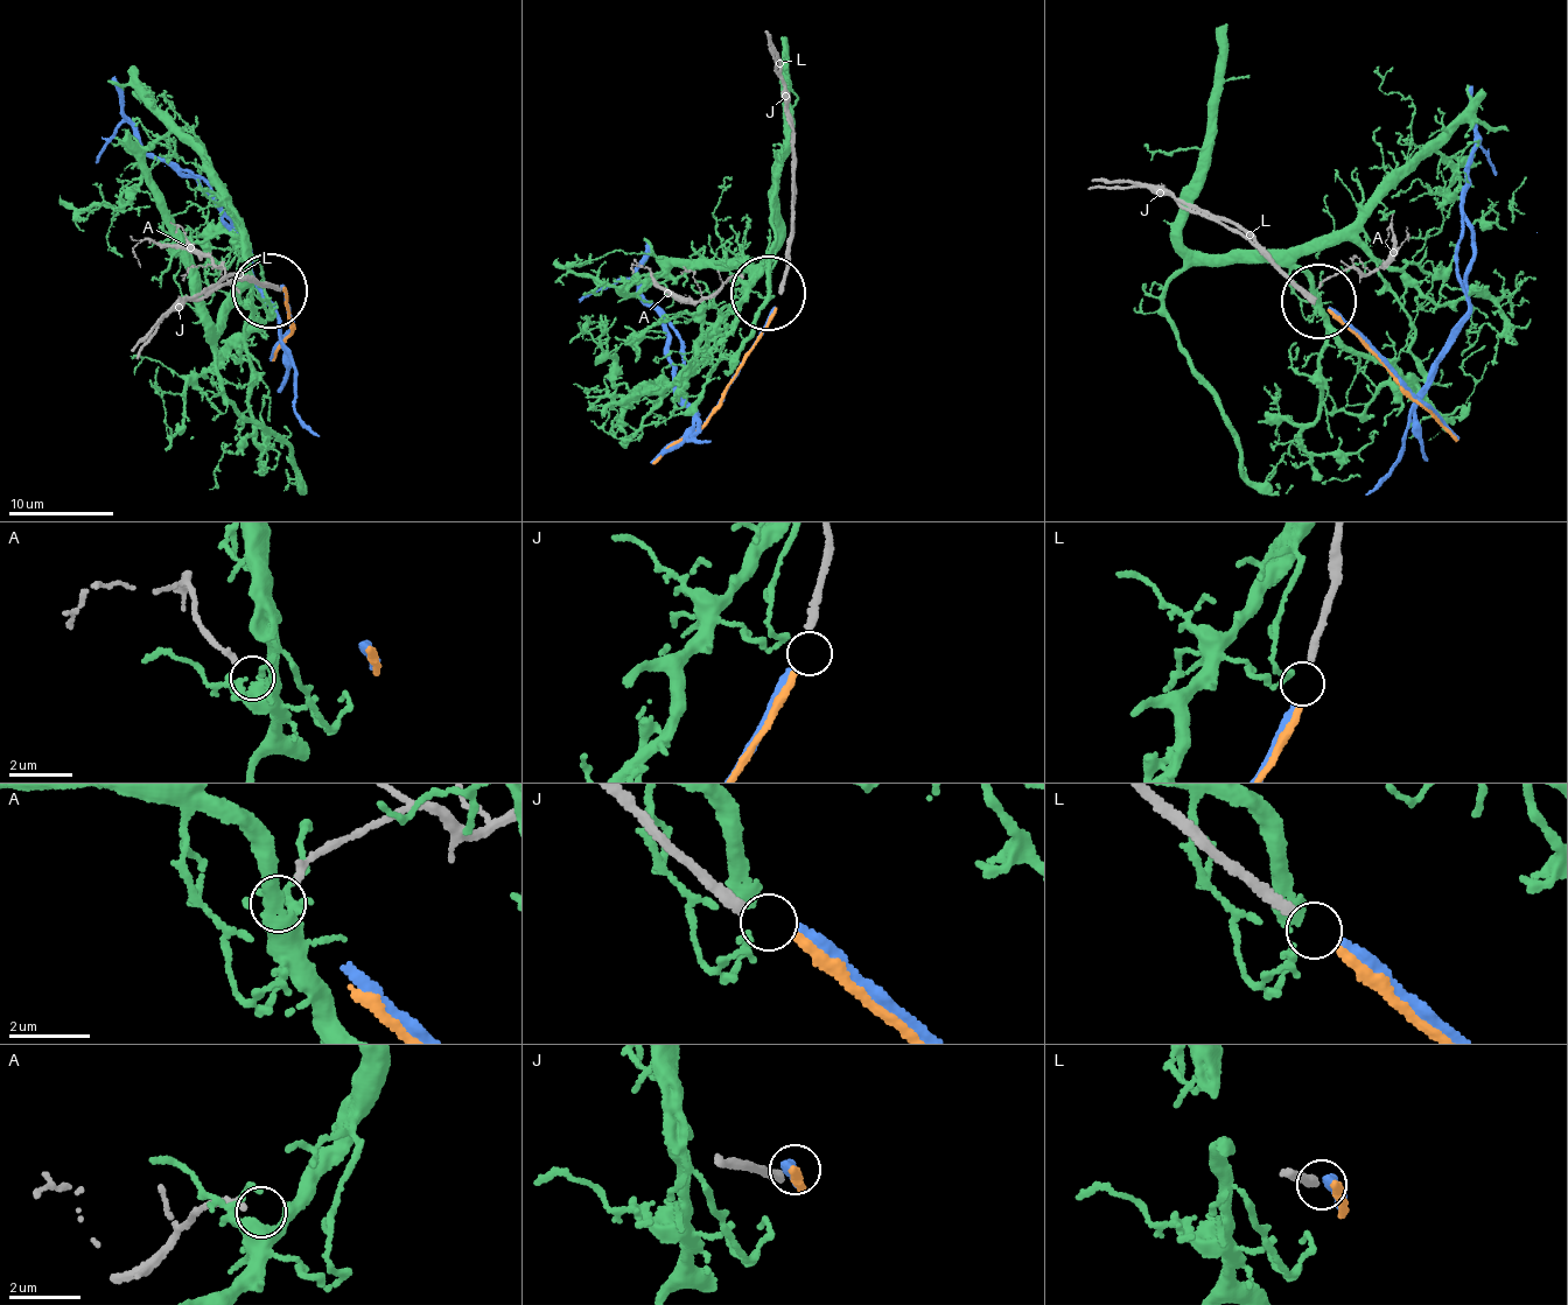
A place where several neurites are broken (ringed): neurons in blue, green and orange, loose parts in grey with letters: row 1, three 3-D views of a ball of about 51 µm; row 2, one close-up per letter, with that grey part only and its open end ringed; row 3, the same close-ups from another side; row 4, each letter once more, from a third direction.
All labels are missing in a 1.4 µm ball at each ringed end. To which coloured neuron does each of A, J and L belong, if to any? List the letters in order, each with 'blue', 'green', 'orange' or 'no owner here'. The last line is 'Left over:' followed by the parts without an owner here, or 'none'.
A: no owner here
J: orange
L: blue
Left over: A

